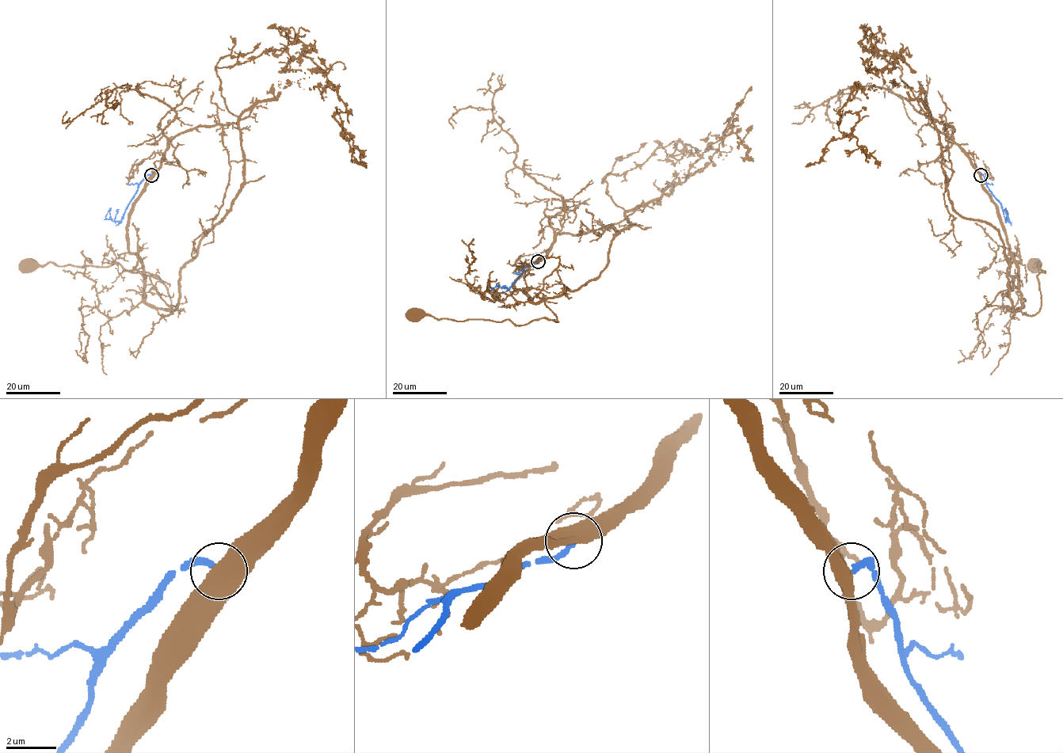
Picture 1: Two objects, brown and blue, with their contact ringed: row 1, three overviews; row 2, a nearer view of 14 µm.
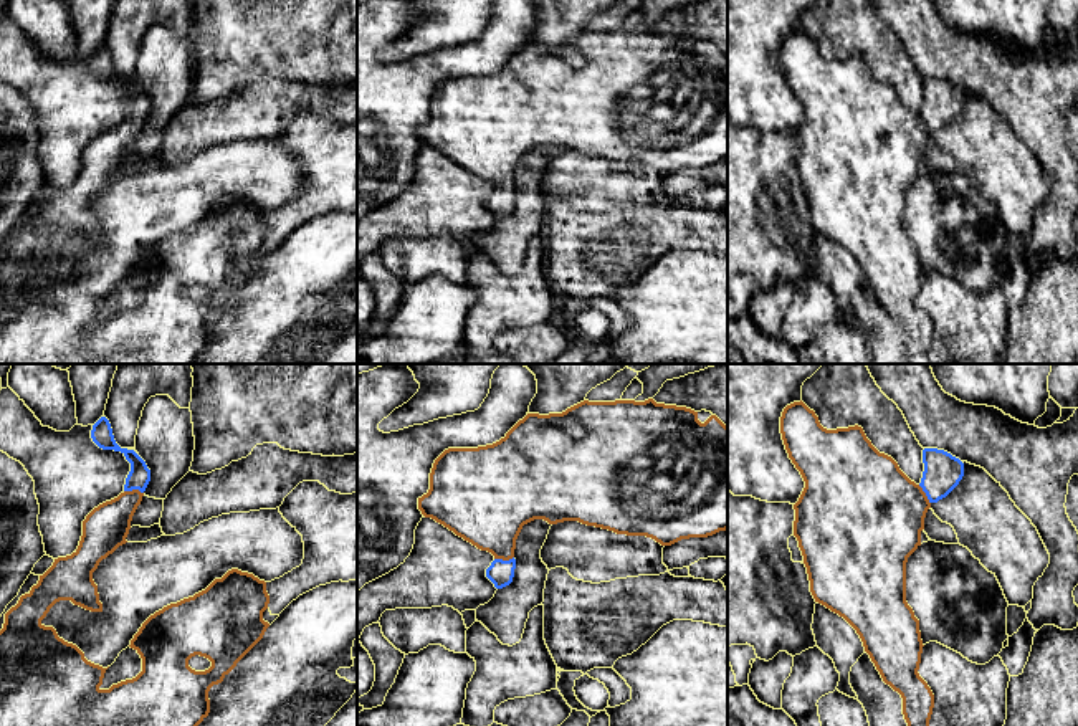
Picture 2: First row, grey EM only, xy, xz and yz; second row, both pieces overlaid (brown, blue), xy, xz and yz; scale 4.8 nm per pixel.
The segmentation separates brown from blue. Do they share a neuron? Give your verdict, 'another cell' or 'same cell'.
same cell

